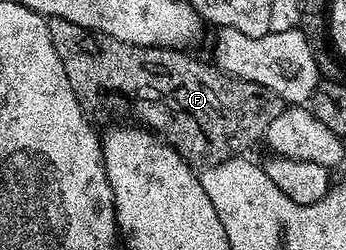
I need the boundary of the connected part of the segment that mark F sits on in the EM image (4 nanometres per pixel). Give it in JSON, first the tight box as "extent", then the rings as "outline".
{"extent":[48,16,284,170],"outline":[[[51,16],[48,23],[52,46],[56,46],[60,62],[64,62],[64,74],[68,74],[83,109],[91,113],[114,112],[118,104],[106,95],[119,96],[141,127],[162,137],[195,170],[211,168],[245,153],[249,144],[265,137],[272,118],[284,107],[284,101],[272,90],[229,76],[213,63],[205,64],[189,56],[189,51],[141,48],[68,22],[63,16]]]}

